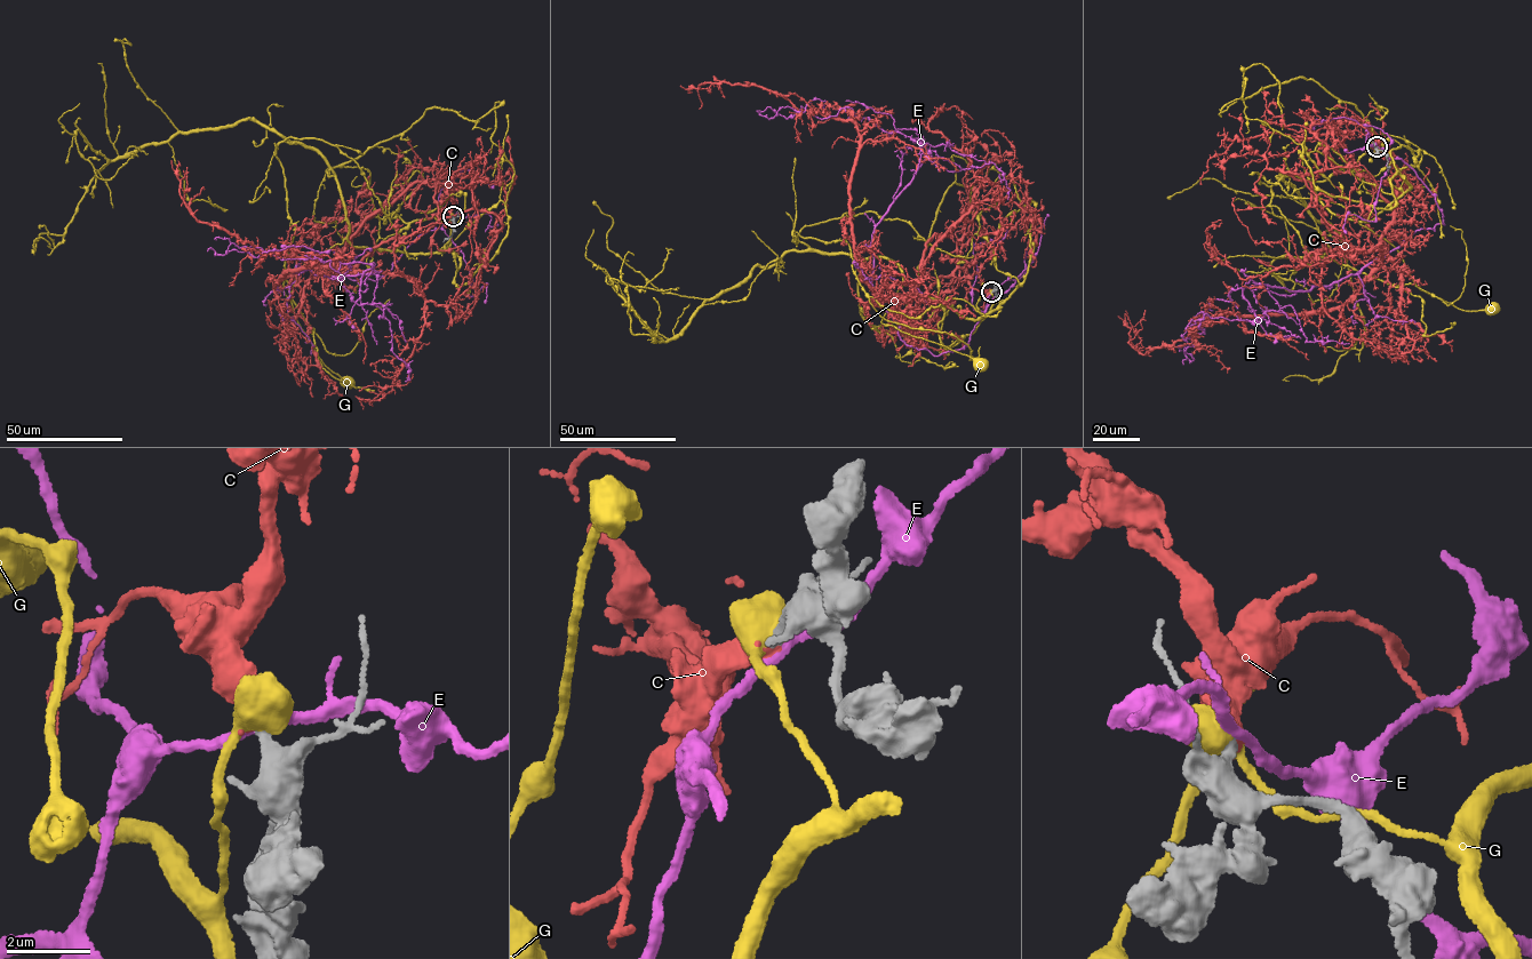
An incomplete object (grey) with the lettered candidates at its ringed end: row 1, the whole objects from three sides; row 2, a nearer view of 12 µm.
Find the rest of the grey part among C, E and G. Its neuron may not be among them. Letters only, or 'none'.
C

